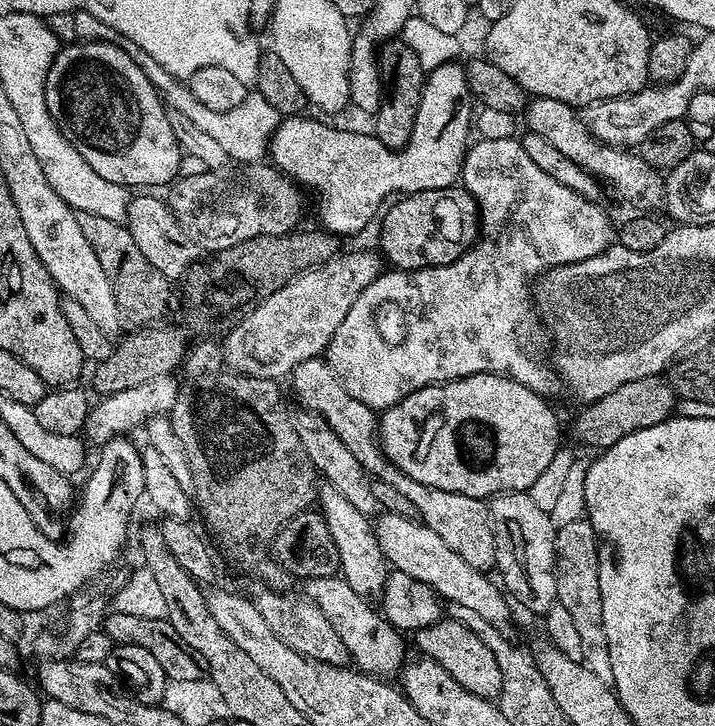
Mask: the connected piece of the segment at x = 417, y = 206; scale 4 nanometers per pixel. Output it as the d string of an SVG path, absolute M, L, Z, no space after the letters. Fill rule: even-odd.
M462 186L409 192L392 203L383 213L384 221L383 216L379 221L379 251L387 263L388 260L392 263L389 265L393 269L417 272L423 268L453 264L480 235L480 209L476 199Z

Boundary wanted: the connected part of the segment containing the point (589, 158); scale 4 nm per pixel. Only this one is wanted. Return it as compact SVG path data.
M538 96L527 101L522 119L528 123L527 131L546 138L546 142L553 144L561 154L566 154L570 162L591 172L601 181L606 180L612 184L622 199L629 200L632 204L640 203L644 207L641 209L644 210L656 210L661 207L664 182L656 169L651 168L635 151L624 146L604 144L598 138L594 138L594 134L585 126L579 111L573 105L558 102L558 98Z

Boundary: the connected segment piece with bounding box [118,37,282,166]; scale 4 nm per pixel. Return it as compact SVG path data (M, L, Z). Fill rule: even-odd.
M121 37L118 43L120 48L125 50L126 54L148 75L150 82L156 87L157 92L167 102L167 105L185 115L186 118L190 118L190 122L194 122L199 130L210 134L210 137L214 138L219 145L225 147L226 154L231 156L233 161L241 160L239 163L247 166L265 159L272 142L272 136L282 119L280 112L274 110L274 106L270 106L270 102L266 102L266 98L262 98L258 94L250 94L242 102L242 106L238 106L234 110L226 110L225 112L206 110L206 106L202 106L202 102L198 102L198 98L194 98L187 83L181 77L170 74L170 70L162 70L162 66L158 66L158 62L154 62L154 58L150 58L150 54L146 54L146 50L124 37Z

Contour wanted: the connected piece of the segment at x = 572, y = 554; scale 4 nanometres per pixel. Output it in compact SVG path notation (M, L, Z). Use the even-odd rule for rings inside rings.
M587 518L566 522L566 526L556 529L556 599L566 606L582 645L580 663L591 670L597 678L609 686L614 682L614 670L610 666L610 646L606 642L606 630L602 626L602 594L598 586L598 558L600 540L594 526Z

